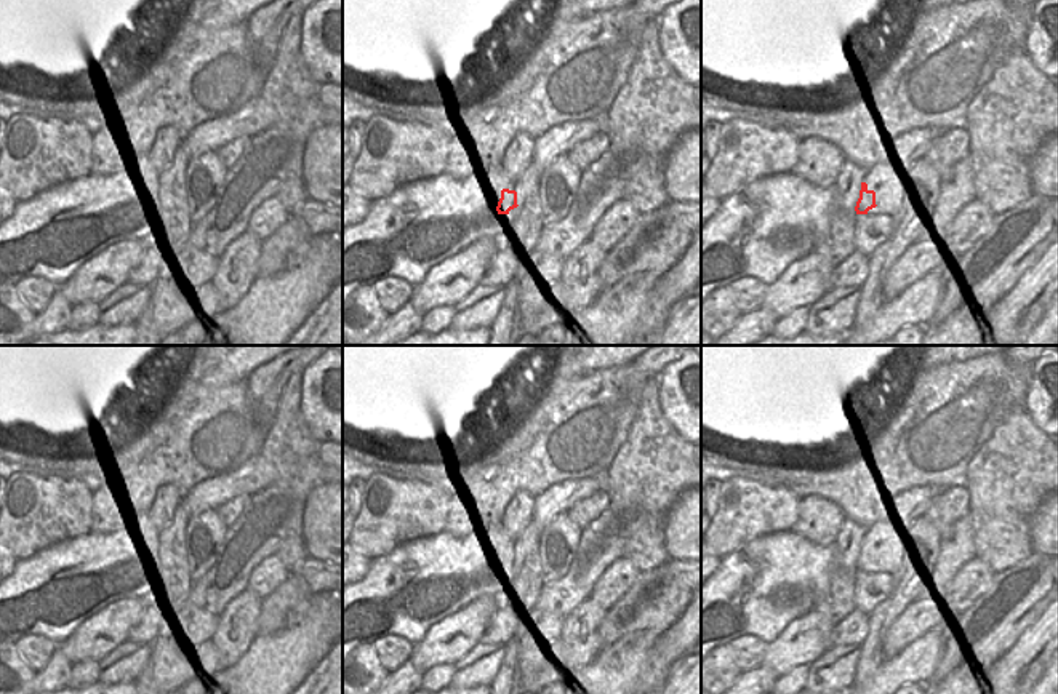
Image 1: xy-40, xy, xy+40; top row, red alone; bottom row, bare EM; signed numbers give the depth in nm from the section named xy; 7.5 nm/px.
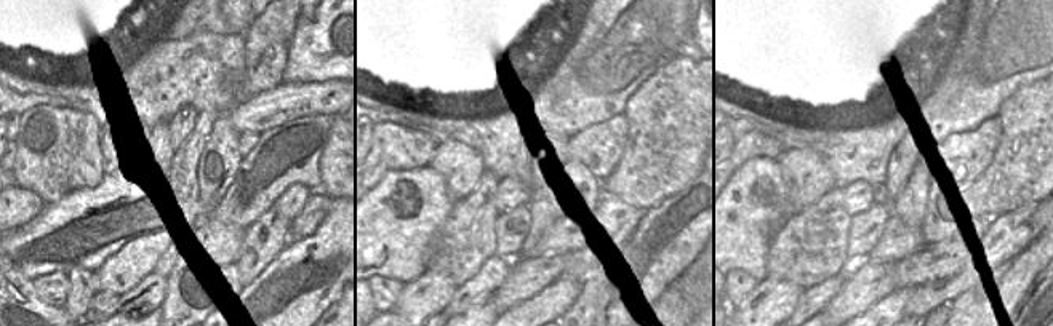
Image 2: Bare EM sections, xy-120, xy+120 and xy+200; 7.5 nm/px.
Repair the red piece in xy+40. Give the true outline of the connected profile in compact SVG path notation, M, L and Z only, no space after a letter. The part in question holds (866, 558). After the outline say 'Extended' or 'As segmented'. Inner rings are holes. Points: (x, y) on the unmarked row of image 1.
M861 540L860 556L855 564L856 572L868 572L876 564L876 550L869 548L866 540Z. As segmented

